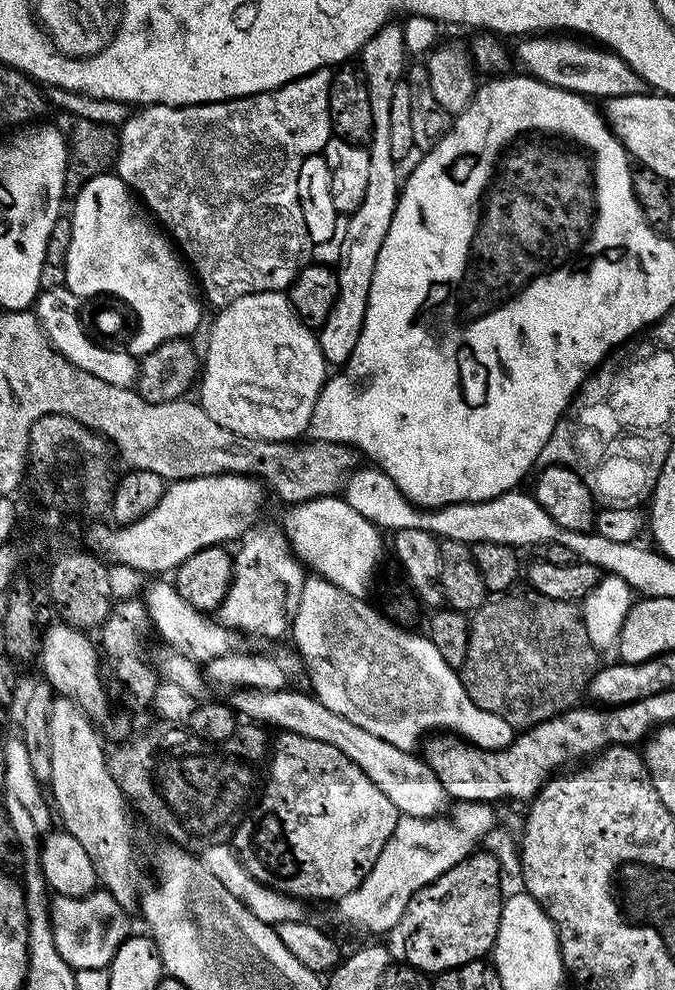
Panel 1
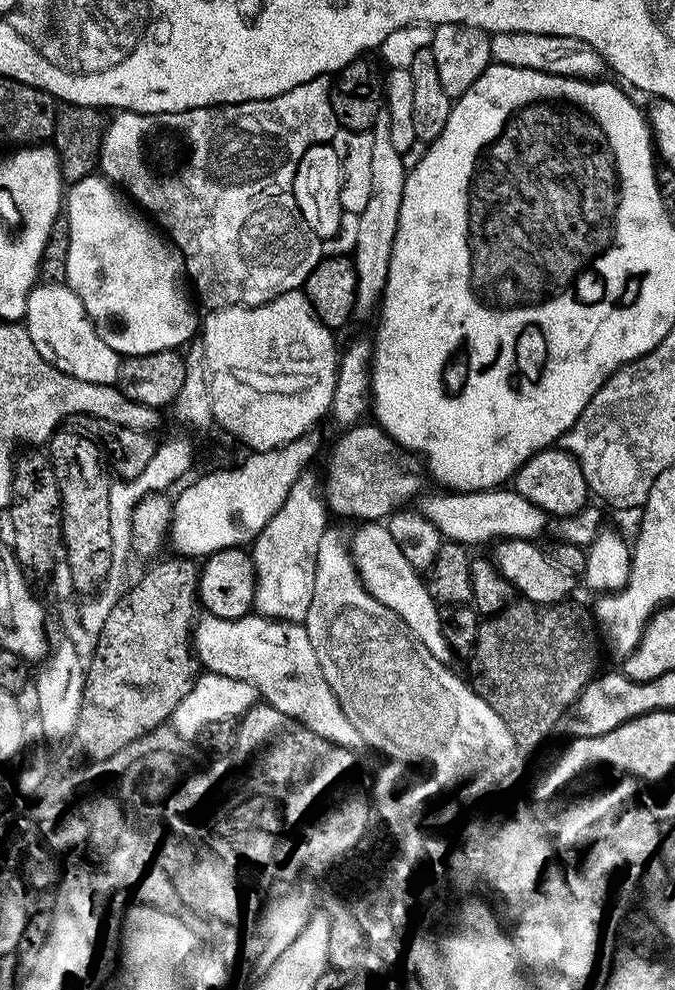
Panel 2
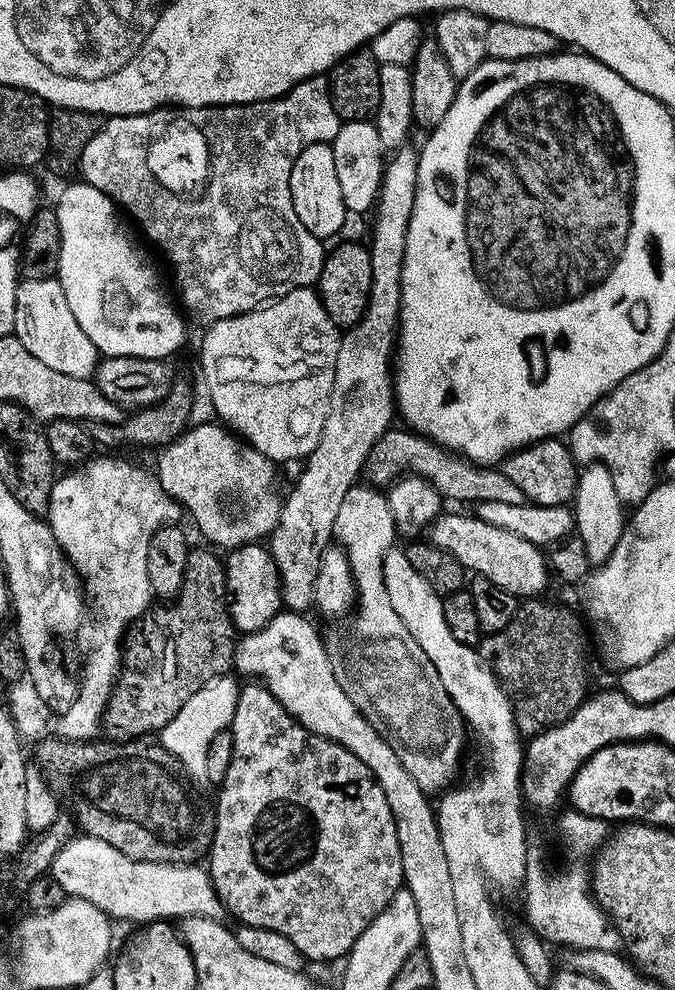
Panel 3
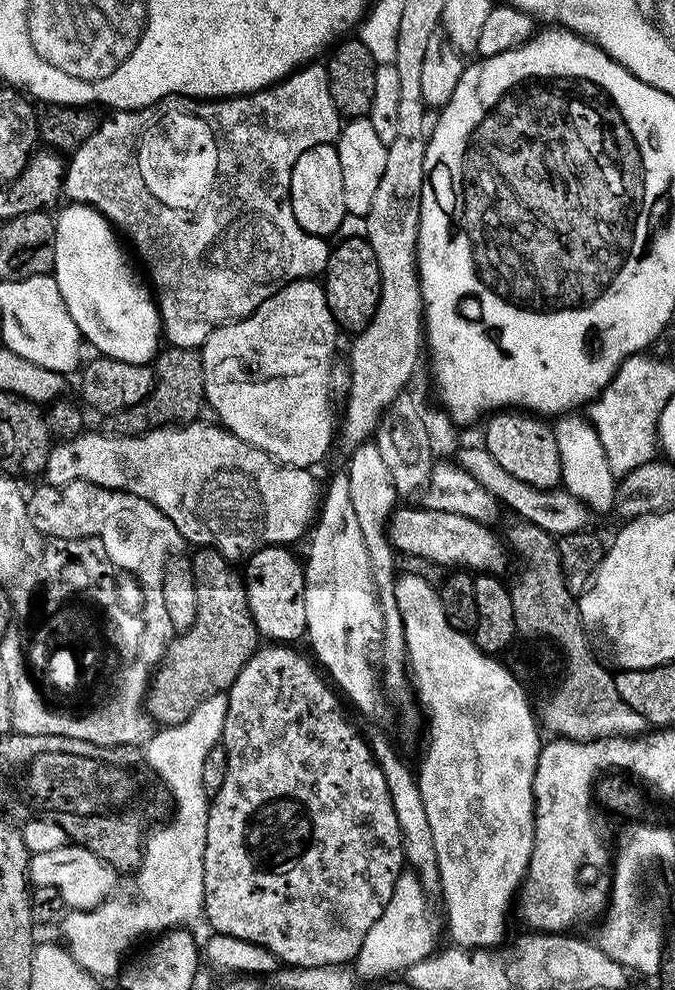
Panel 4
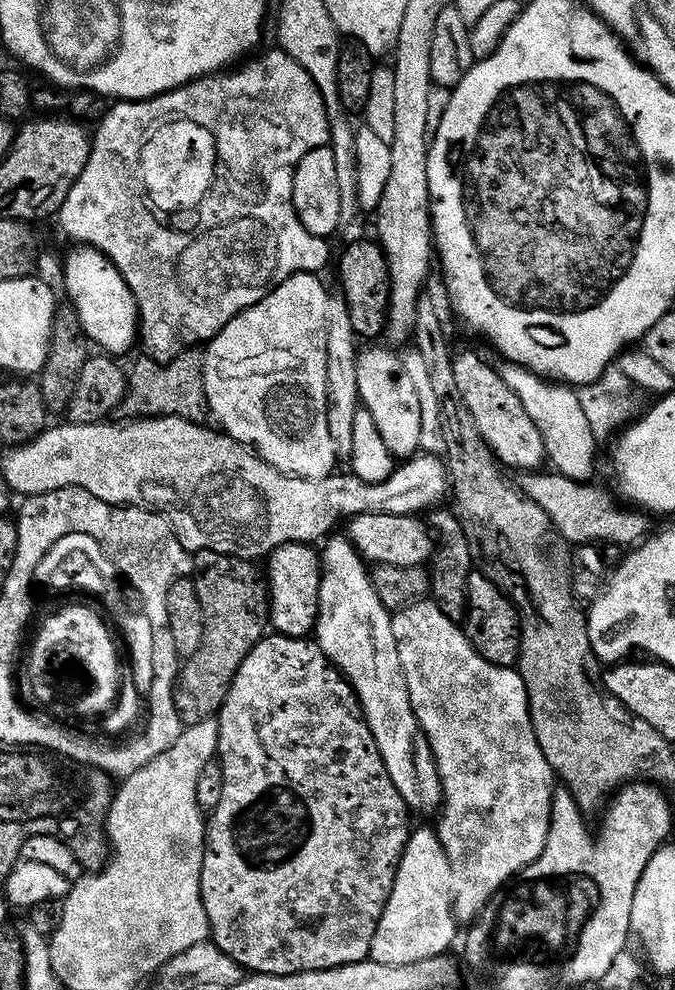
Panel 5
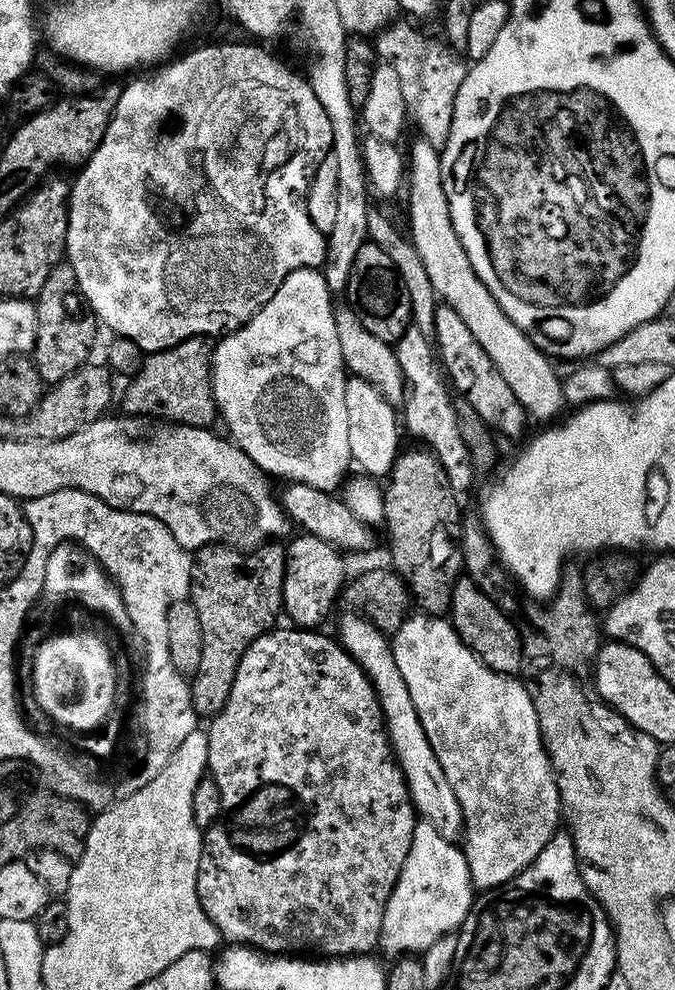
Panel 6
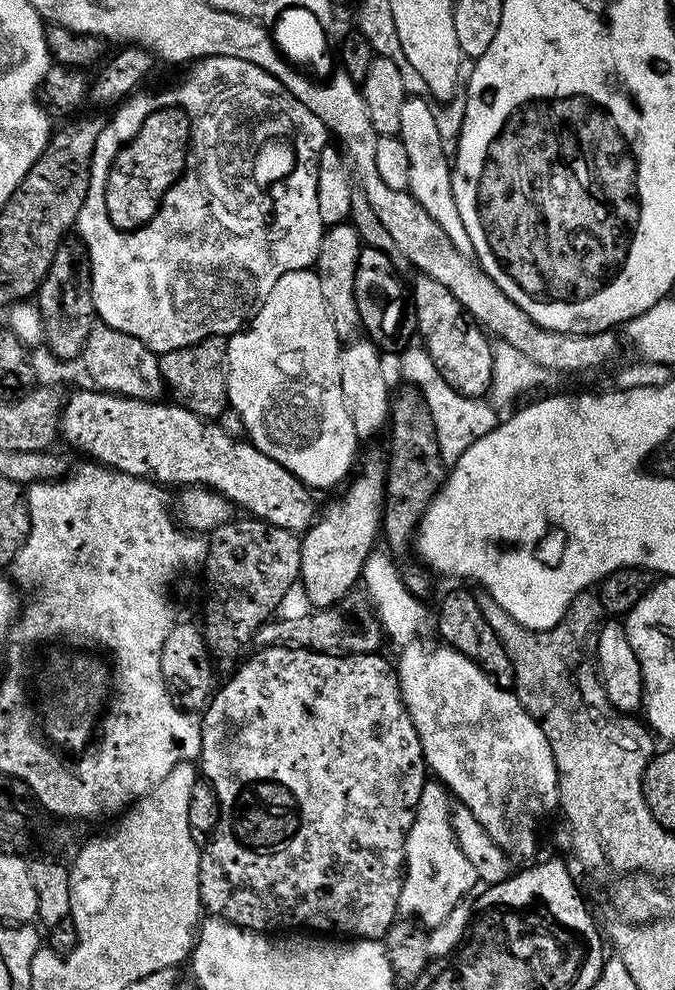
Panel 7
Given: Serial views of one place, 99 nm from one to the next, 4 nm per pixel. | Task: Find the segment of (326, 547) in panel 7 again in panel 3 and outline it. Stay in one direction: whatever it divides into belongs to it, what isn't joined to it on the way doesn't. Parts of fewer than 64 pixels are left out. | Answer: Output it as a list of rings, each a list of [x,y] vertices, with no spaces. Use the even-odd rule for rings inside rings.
[[[263,543],[231,549],[224,560],[224,581],[228,587],[228,613],[237,633],[260,632],[282,611],[280,571]]]

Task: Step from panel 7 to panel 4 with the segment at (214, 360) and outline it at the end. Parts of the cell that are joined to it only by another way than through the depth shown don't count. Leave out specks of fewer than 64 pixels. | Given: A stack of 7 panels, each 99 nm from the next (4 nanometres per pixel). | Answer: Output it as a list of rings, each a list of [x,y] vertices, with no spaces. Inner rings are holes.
[[[165,347],[154,360],[154,371],[156,373],[156,384],[150,390],[150,394],[142,402],[134,407],[127,408],[121,412],[114,412],[103,417],[103,431],[110,436],[145,436],[156,428],[167,428],[169,426],[183,426],[191,424],[197,419],[200,411],[205,411],[206,401],[204,398],[204,358],[195,348],[173,348]]]

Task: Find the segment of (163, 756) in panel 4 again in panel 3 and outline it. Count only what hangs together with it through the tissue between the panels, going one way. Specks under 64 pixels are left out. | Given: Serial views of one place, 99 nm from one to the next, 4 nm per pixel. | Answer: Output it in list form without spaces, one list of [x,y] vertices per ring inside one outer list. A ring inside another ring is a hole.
[[[229,674],[206,682],[206,686],[202,686],[198,694],[193,694],[186,701],[186,706],[182,706],[182,710],[178,710],[178,714],[174,714],[171,722],[158,733],[158,743],[169,752],[173,761],[179,767],[181,764],[194,779],[201,782],[208,779],[206,750],[210,750],[210,742],[214,742],[214,734],[225,731],[231,725],[236,713],[241,685],[236,684],[235,679],[237,680],[235,675]]]

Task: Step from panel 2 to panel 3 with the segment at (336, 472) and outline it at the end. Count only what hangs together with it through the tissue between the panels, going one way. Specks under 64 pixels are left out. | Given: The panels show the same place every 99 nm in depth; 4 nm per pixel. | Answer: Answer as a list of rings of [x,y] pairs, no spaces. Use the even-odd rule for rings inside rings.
[[[396,426],[382,434],[382,438],[372,447],[364,463],[363,475],[372,486],[388,486],[409,474],[420,476],[438,490],[445,501],[472,500],[471,502],[507,502],[510,506],[525,503],[522,490],[506,478],[506,474],[496,466],[481,466],[449,452],[447,448],[411,430]]]

